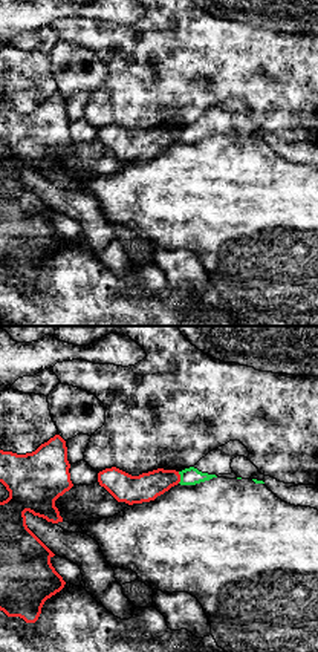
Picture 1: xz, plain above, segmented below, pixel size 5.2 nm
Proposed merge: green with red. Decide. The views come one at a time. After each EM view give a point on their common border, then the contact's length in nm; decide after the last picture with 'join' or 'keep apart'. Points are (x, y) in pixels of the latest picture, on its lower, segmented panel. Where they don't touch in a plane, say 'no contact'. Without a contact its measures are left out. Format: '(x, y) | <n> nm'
(181, 478) | 60 nm

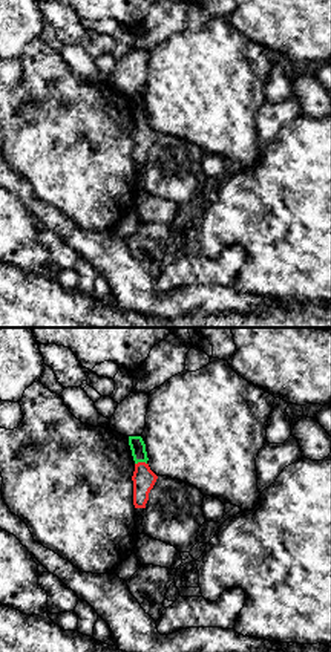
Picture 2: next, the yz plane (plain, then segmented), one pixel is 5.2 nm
(140, 461) | 60 nm

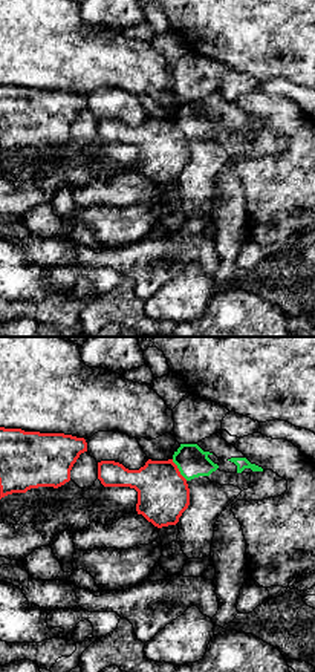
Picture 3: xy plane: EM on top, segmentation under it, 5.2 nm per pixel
(179, 470) | 140 nm

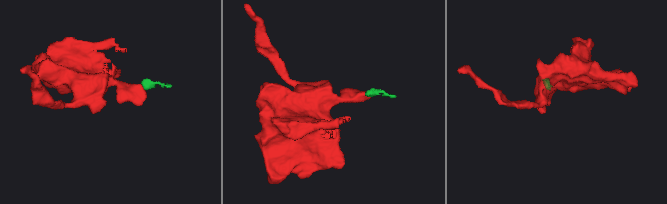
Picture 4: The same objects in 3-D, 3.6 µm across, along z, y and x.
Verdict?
join

